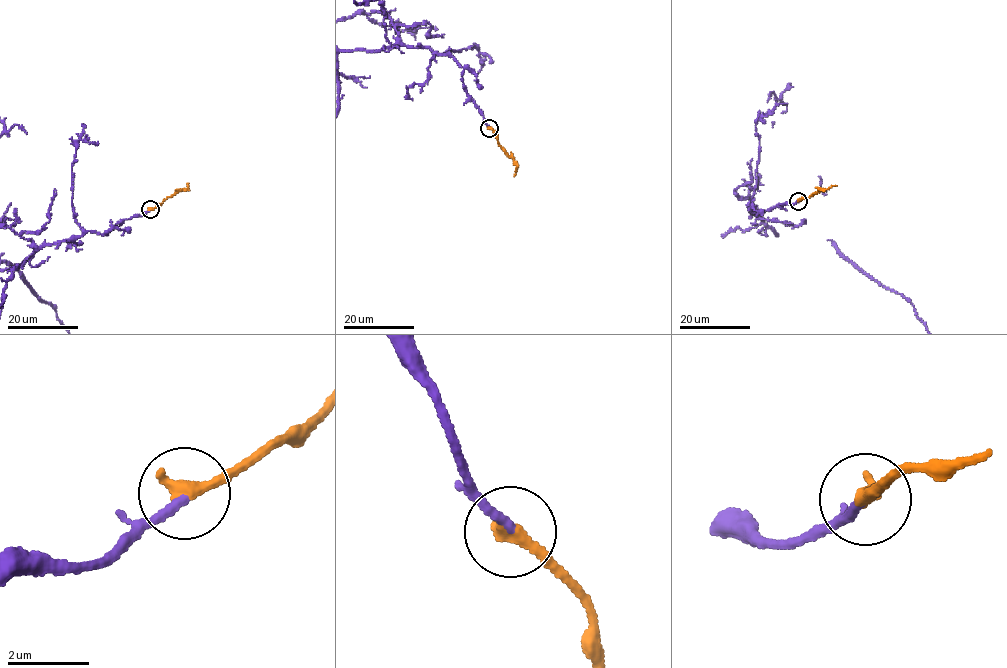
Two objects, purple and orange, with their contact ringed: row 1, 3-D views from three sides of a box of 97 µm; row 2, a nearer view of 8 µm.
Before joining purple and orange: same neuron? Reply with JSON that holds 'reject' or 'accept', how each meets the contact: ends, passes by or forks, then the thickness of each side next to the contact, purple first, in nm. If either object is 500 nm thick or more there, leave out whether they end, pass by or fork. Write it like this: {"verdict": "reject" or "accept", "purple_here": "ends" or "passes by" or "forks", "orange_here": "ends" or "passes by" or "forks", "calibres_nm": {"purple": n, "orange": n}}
{"verdict": "accept", "purple_here": "ends", "orange_here": "ends", "calibres_nm": {"purple": 240, "orange": 400}}

